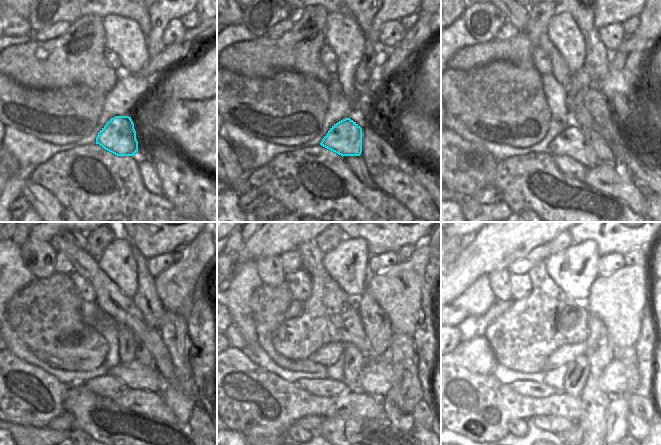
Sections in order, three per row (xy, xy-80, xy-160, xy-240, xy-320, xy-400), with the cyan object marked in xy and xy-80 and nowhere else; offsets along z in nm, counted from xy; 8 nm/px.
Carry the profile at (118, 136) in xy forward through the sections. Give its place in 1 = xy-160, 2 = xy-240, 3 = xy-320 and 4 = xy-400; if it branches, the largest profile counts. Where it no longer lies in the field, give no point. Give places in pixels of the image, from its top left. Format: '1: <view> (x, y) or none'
1: xy-160 (570, 142)
2: xy-240 (136, 376)
3: xy-320 (377, 377)
4: xy-400 (614, 380)

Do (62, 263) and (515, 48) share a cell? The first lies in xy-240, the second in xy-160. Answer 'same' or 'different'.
different

